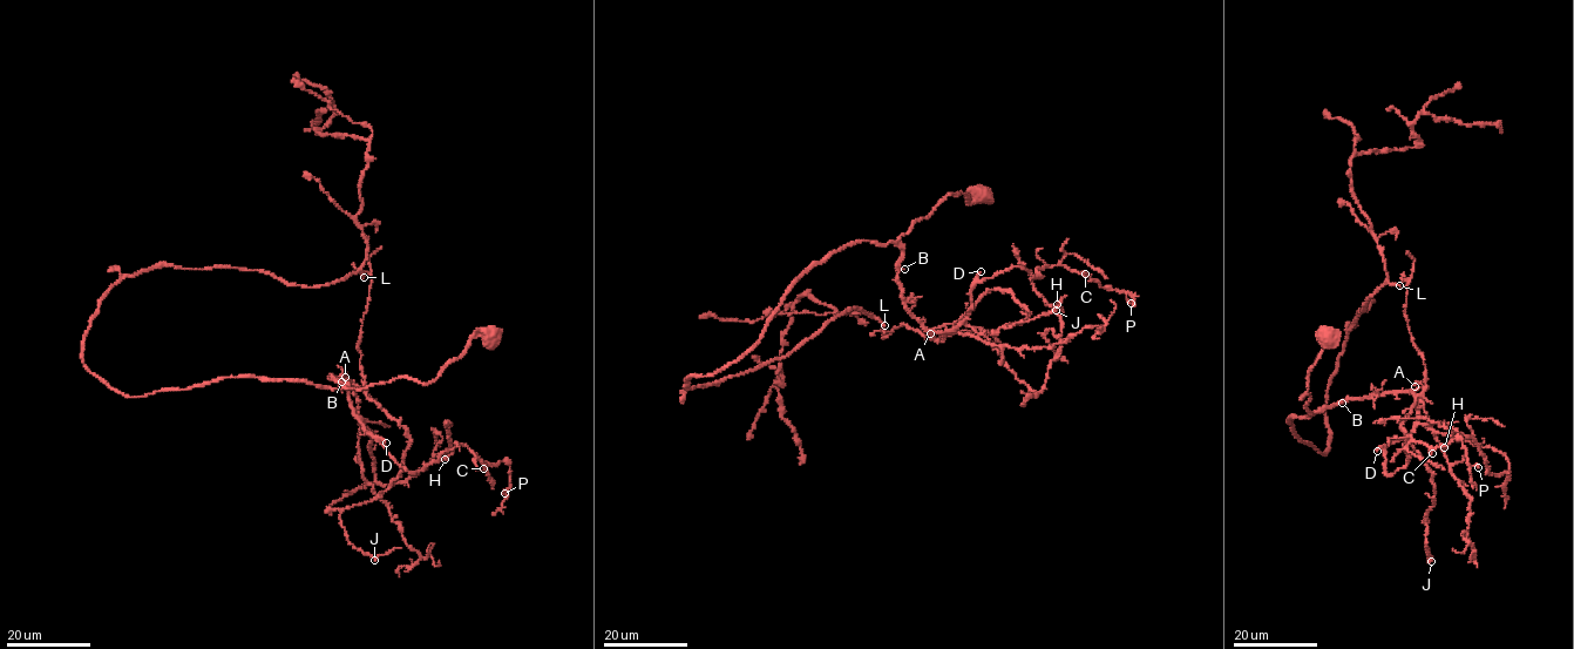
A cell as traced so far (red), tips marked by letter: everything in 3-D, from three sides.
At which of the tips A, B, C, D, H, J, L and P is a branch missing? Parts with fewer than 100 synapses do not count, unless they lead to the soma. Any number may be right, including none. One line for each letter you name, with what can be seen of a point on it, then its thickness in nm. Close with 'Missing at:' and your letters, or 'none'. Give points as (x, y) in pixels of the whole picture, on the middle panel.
B: (904, 269) | 190 nm
D: (981, 271) | 300 nm
L: (884, 325) | 260 nm
Missing at: B, D, L

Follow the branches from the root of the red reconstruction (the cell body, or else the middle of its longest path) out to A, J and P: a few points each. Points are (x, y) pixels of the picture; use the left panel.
A: (490, 338), (475, 333), (427, 384), (399, 377), (348, 389), (327, 378), (345, 377)
J: (490, 338), (475, 333), (427, 384), (328, 378), (411, 440), (389, 486), (340, 513), (374, 560)
P: (490, 338), (475, 333), (427, 384), (327, 378), (409, 473), (465, 445), (507, 461), (504, 493)

